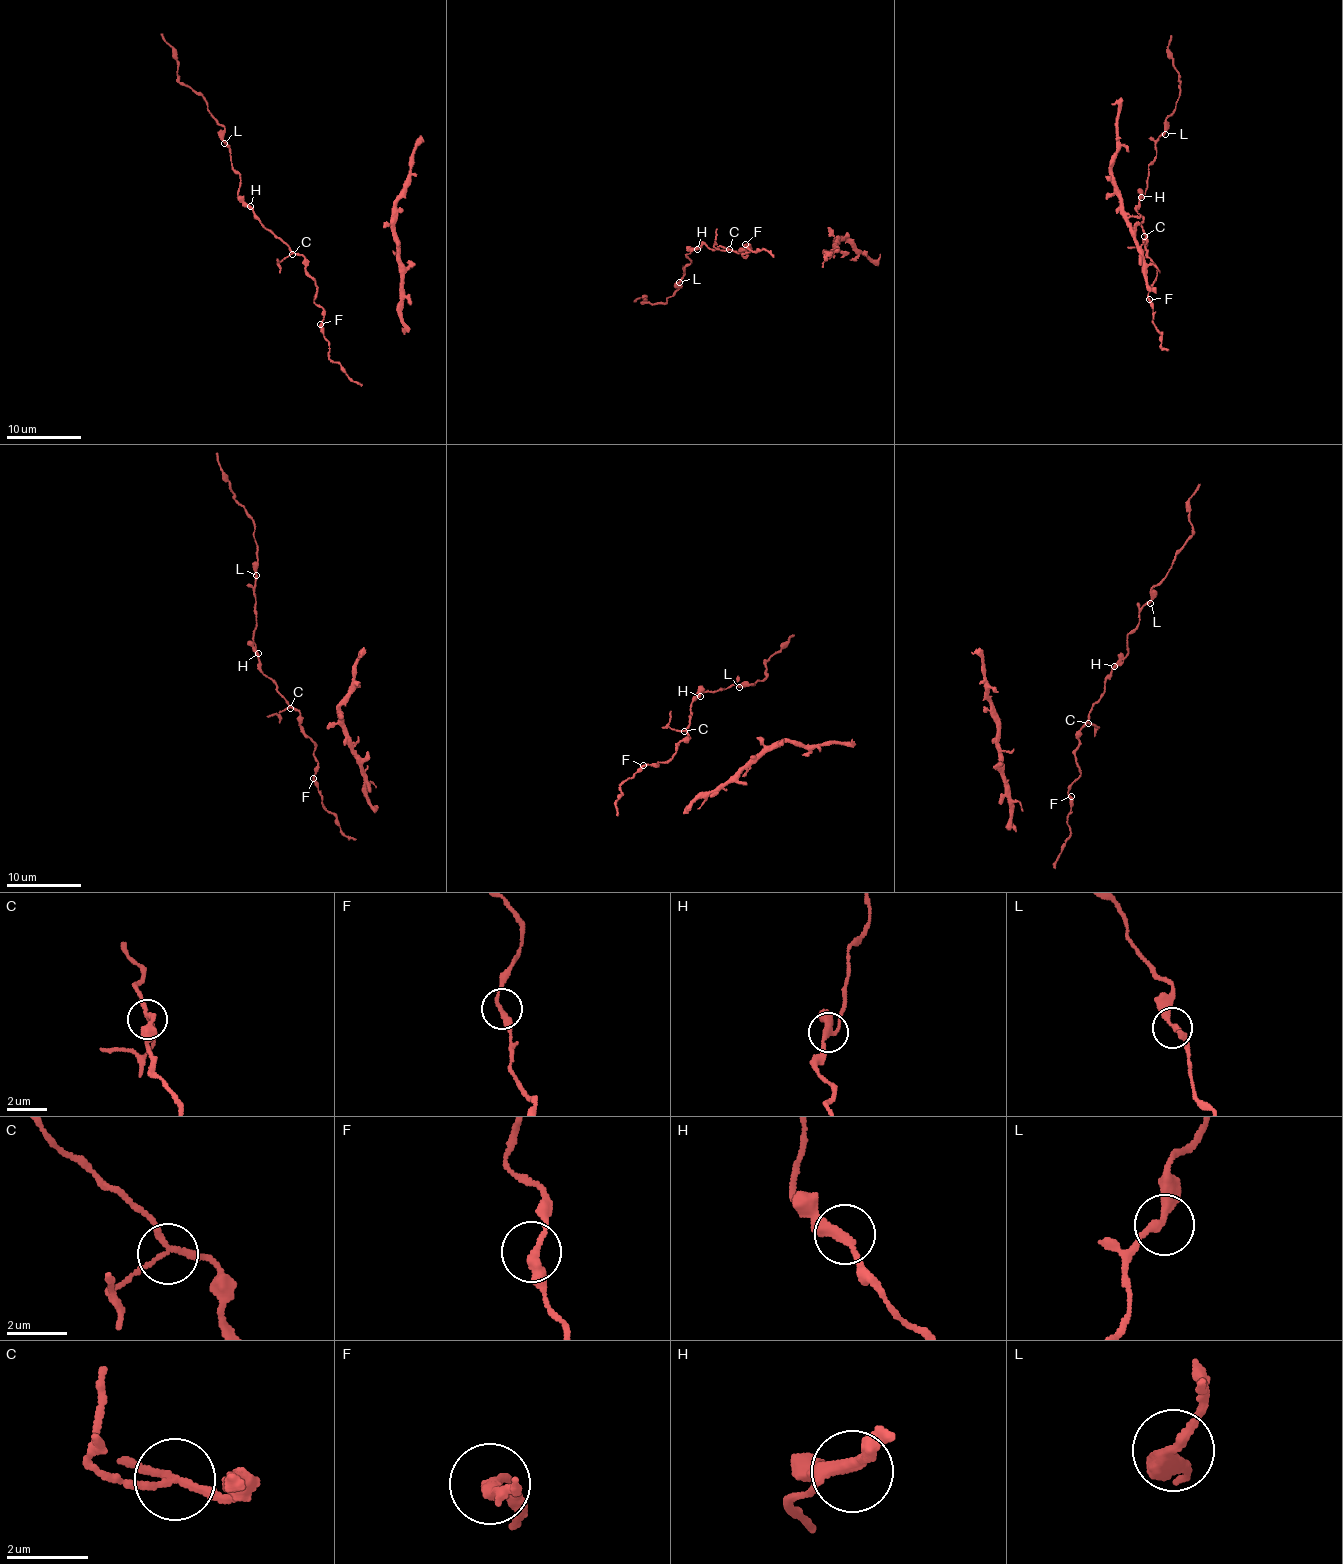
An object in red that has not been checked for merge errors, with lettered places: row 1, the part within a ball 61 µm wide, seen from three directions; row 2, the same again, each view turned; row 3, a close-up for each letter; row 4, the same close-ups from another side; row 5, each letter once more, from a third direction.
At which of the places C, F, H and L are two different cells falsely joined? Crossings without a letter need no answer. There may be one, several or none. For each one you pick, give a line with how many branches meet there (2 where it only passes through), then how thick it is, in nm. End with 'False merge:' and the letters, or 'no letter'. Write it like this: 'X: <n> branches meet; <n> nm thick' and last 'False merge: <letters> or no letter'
False merge: no letter

